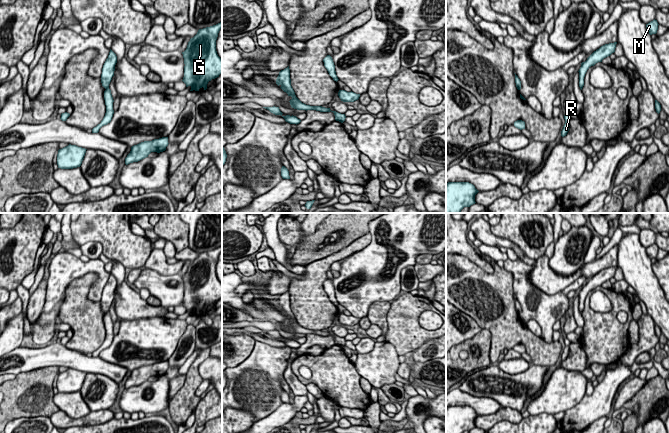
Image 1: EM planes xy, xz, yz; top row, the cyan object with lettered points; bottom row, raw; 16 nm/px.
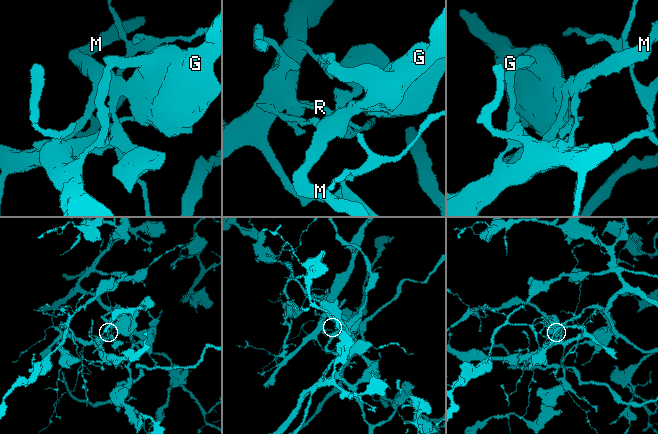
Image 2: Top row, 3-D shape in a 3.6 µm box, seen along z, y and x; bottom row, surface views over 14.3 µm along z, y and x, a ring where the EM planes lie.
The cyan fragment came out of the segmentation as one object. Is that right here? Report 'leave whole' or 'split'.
split

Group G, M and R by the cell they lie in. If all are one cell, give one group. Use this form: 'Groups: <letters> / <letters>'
Groups: G M / R

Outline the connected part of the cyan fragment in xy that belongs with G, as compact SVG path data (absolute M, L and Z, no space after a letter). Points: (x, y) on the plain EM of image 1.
M222 246L199 253L197 258L188 266L186 274L182 276L185 288L182 305L186 308L186 311L191 311L190 315L199 315L202 311L206 314L208 306L219 301L222 297L222 283L216 275L216 264L221 252Z

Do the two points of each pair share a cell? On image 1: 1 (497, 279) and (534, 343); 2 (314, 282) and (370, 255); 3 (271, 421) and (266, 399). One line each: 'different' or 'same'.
1: same
2: different
3: different

